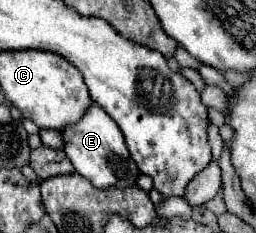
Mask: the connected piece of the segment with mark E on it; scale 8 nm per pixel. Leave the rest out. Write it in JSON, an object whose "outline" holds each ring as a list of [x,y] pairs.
{"outline":[[[92,103],[82,119],[78,123],[66,125],[62,131],[62,141],[64,141],[64,153],[74,165],[74,171],[82,175],[84,179],[90,179],[90,183],[98,189],[102,187],[112,187],[112,185],[134,185],[136,177],[140,175],[136,163],[130,159],[130,153],[124,143],[124,135],[120,127],[106,115],[106,111]]]}

